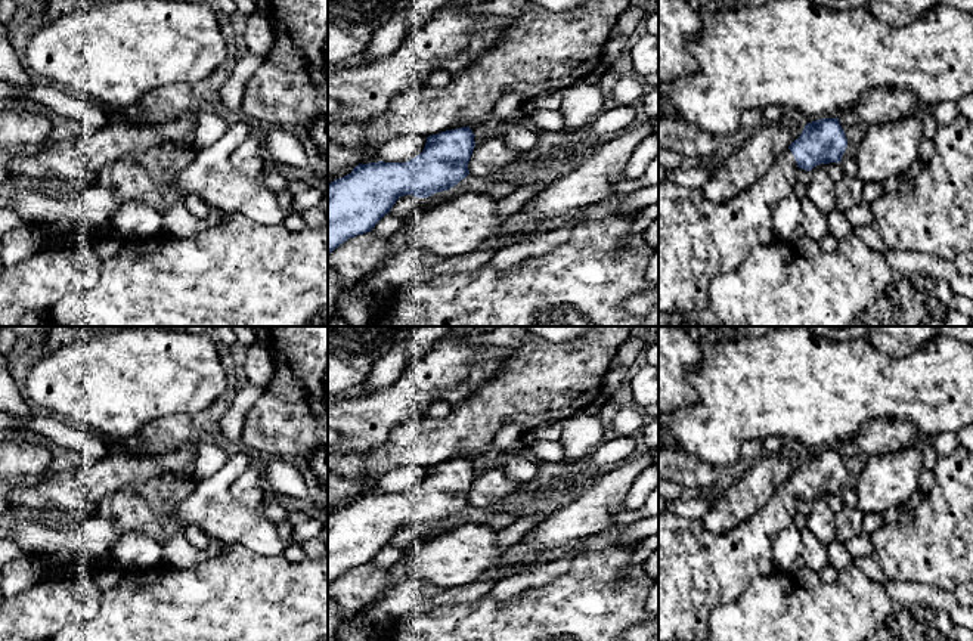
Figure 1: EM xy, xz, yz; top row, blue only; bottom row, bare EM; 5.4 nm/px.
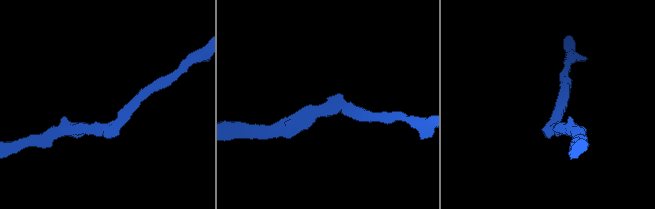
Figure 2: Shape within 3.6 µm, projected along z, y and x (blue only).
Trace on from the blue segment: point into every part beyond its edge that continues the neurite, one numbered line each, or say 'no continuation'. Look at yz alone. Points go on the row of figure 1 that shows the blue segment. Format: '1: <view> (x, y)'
1: yz (697, 240)

